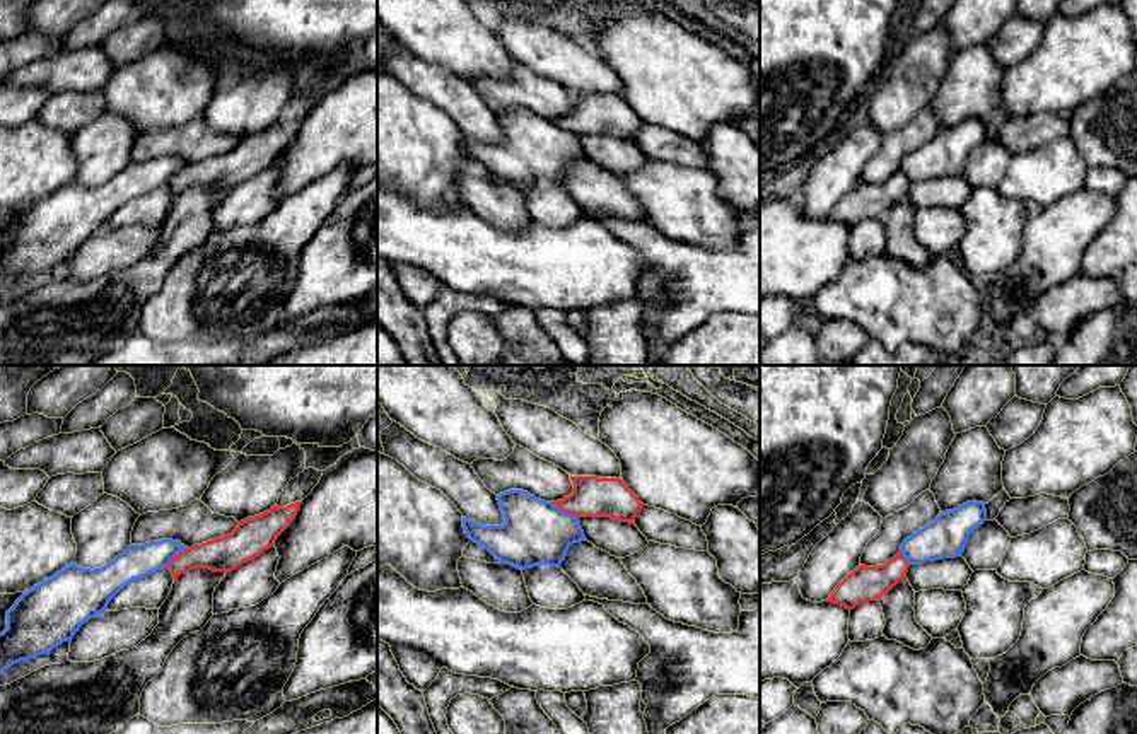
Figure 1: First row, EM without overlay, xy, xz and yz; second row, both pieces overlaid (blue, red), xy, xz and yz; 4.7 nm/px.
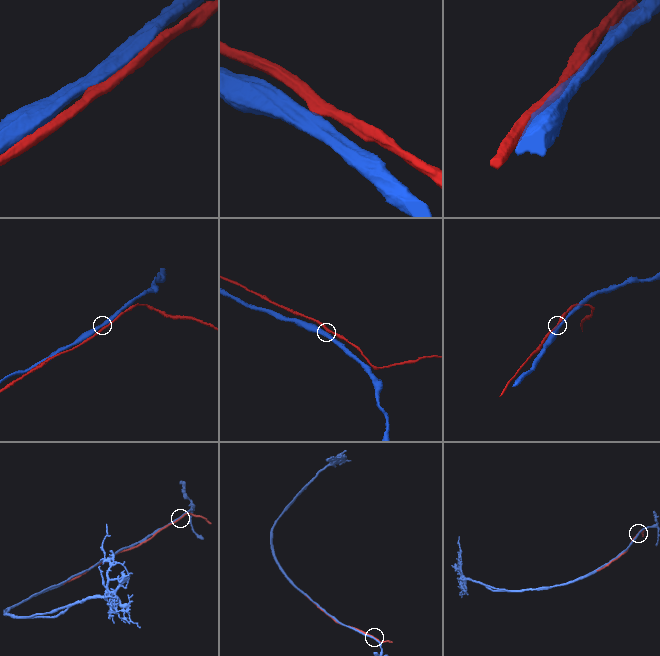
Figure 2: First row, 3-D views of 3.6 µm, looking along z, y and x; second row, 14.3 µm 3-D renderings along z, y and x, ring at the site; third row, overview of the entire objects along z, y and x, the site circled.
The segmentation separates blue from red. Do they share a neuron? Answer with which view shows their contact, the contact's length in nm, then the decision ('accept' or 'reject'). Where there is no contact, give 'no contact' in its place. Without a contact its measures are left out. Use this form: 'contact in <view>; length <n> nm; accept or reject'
contact in xz; length 150 nm; accept

